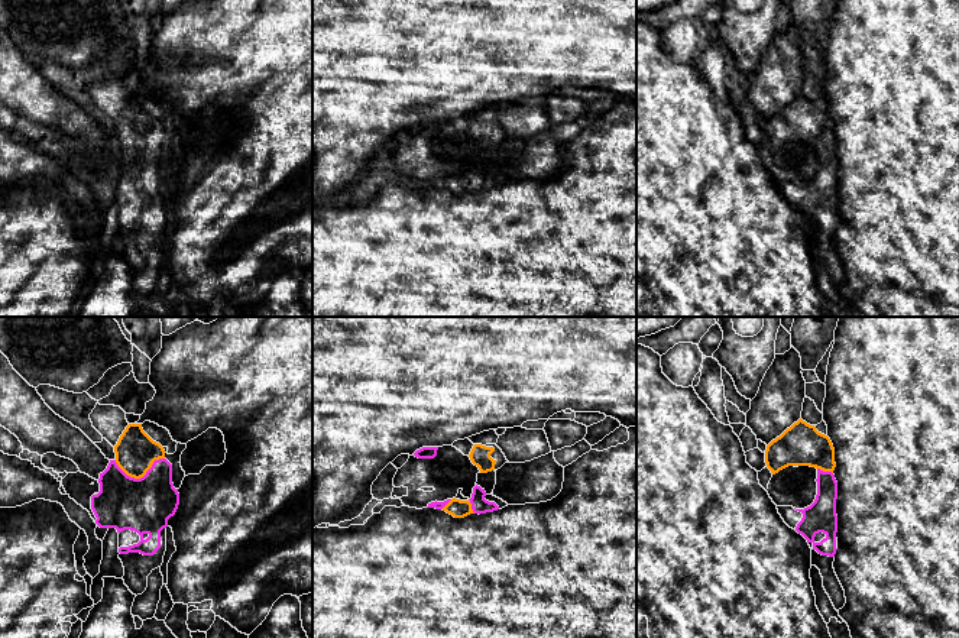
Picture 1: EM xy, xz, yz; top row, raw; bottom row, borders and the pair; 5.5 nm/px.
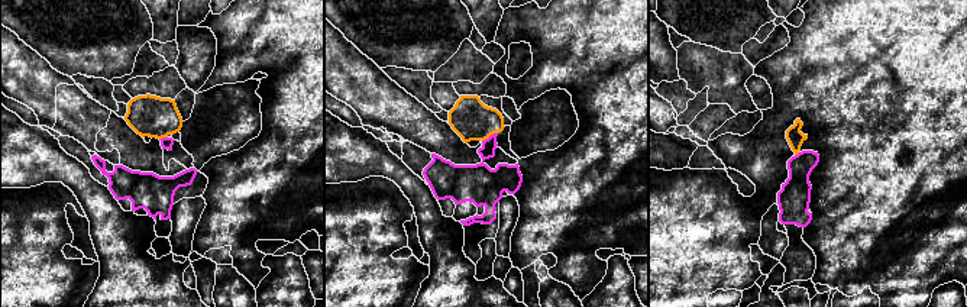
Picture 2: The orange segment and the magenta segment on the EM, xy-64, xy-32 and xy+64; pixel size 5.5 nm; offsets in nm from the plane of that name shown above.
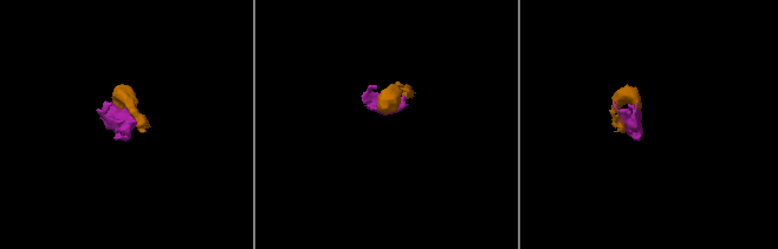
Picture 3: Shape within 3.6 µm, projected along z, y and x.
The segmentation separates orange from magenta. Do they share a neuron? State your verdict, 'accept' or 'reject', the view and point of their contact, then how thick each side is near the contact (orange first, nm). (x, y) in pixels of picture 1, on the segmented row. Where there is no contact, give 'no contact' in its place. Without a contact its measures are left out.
accept | xy (141, 476) | 220/300 nm

